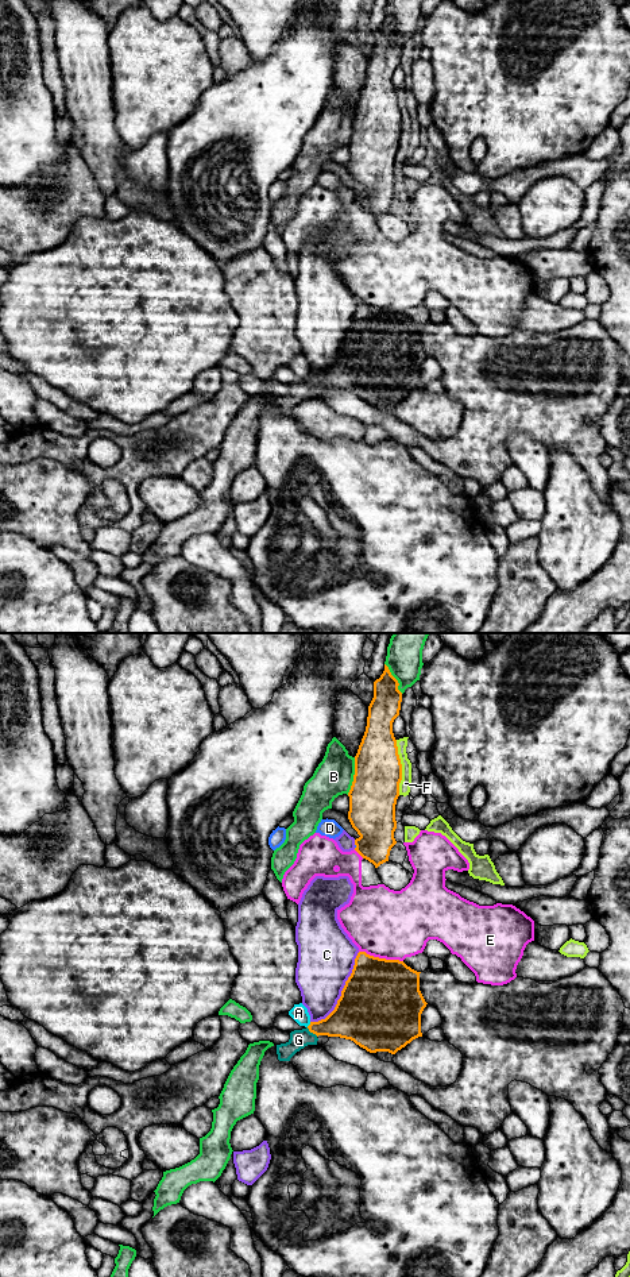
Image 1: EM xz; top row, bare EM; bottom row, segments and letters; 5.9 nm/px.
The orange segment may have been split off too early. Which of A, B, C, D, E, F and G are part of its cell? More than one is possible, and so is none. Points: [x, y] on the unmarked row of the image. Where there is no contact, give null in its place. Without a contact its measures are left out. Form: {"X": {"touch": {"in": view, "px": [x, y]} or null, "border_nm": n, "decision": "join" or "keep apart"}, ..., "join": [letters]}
{"A": {"touch": {"in": "xz", "px": [309, 377]}, "border_nm": 40, "decision": "keep apart"}, "B": {"touch": {"in": "xz", "px": [354, 128]}, "border_nm": 220, "decision": "keep apart"}, "C": {"touch": {"in": "xz", "px": [341, 344]}, "border_nm": 500, "decision": "keep apart"}, "D": {"touch": {"in": "xz", "px": [356, 199]}, "border_nm": 30, "decision": "keep apart"}, "E": {"touch": {"in": "xz", "px": [381, 311]}, "border_nm": 280, "decision": "keep apart"}, "F": {"touch": {"in": "xz", "px": [401, 119]}, "border_nm": 320, "decision": "keep apart"}, "G": {"touch": {"in": "xz", "px": [312, 384]}, "border_nm": 90, "decision": "join"}, "join": ["G"]}

